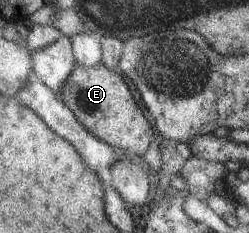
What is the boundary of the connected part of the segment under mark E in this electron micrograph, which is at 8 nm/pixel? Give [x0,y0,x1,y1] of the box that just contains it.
[58,62,154,158]

